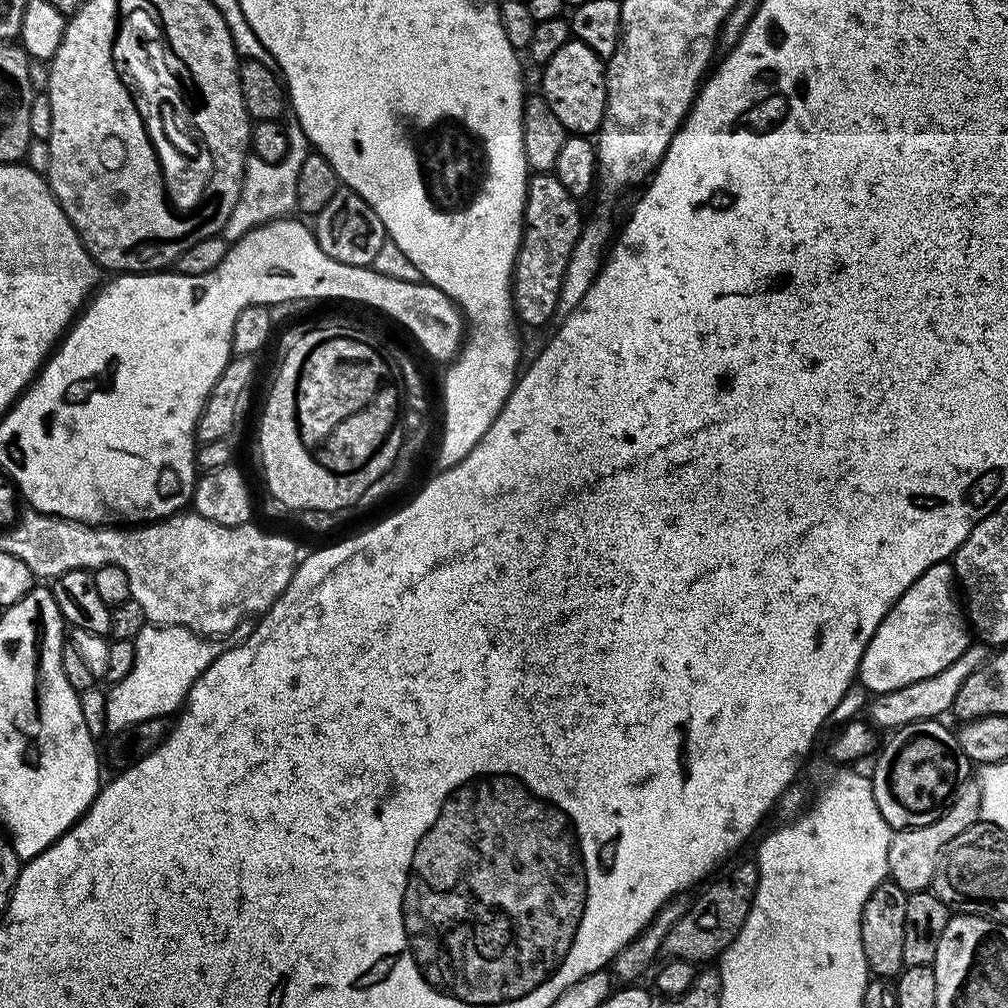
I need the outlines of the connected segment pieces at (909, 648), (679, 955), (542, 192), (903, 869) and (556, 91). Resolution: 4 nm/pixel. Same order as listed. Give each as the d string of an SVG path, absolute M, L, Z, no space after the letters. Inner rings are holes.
M951 563L935 564L898 598L862 654L858 680L869 693L902 690L910 682L936 676L969 648L970 624L961 601L956 601L957 584Z
M748 862L741 868L733 870L729 876L721 880L713 879L708 889L696 900L693 908L689 907L682 918L666 934L660 947L665 957L673 960L685 960L697 966L704 966L707 960L719 961L724 951L738 938L742 926L746 922L746 914L750 914L752 899L756 893L758 874L755 863ZM712 884L712 885L711 885Z
M536 174L529 179L524 229L516 267L512 270L512 306L515 319L521 325L540 328L556 316L558 292L564 288L562 278L566 274L566 262L570 262L570 254L580 237L580 204L554 174Z
M969 778L958 785L948 807L934 822L917 828L901 828L893 831L890 854L888 855L890 880L900 886L907 894L929 891L944 847L950 842L954 842L954 838L958 838L958 834L962 834L962 830L981 823L981 802L982 790L980 785L975 779Z
M575 38L569 40L550 62L543 65L544 88L542 94L550 102L550 110L569 133L591 137L604 120L606 110L606 68L600 57L590 50L590 46Z

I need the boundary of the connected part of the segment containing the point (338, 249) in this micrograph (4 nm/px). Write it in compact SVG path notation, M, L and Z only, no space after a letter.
M343 186L315 216L314 231L318 246L322 246L326 255L343 264L359 268L371 266L378 250L382 250L386 239L382 218L378 218L378 214L374 214L371 206L357 192Z

